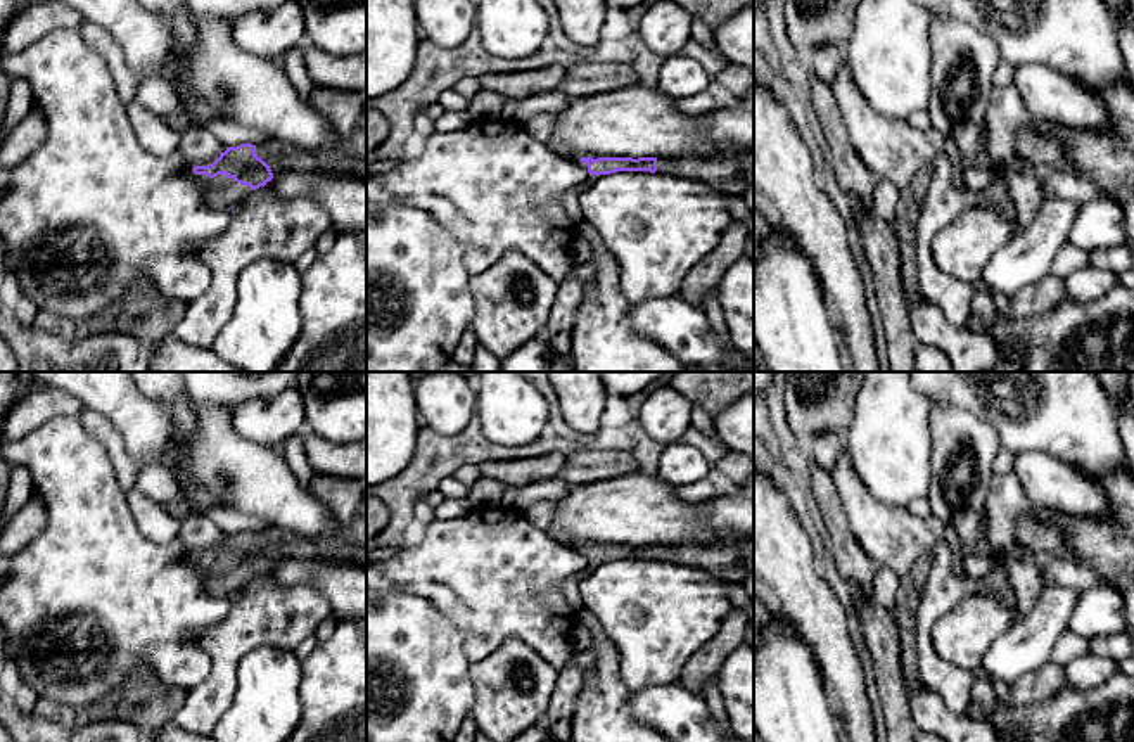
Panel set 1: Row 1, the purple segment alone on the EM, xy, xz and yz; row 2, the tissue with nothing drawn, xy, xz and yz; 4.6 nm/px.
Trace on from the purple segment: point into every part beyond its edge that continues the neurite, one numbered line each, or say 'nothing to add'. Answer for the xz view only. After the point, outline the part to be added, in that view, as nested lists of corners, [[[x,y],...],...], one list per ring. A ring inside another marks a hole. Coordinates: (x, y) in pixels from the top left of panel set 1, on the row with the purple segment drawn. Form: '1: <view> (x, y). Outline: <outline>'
1: xz (733, 173). Outline: [[[754,149],[712,157],[657,157],[655,173],[709,182],[719,190],[742,194],[754,185]]]

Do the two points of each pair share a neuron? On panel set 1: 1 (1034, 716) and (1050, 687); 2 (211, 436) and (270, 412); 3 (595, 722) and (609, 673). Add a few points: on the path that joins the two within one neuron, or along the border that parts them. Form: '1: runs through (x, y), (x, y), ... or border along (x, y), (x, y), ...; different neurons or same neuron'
1: border along (1065, 685), (1044, 699), (1003, 708); different neurons
2: border along (230, 409), (230, 426), (241, 436), (270, 447); different neurons
3: runs through (604, 710), (607, 685); same neuron

